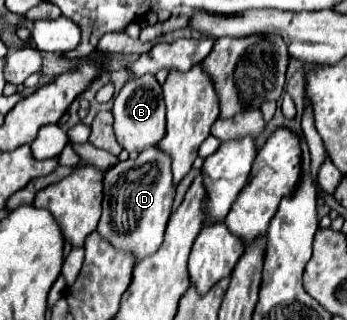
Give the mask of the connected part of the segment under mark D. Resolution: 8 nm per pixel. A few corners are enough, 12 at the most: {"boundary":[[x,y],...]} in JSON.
{"boundary":[[156,148],[104,174],[98,234],[136,260],[164,238],[176,188]]}

